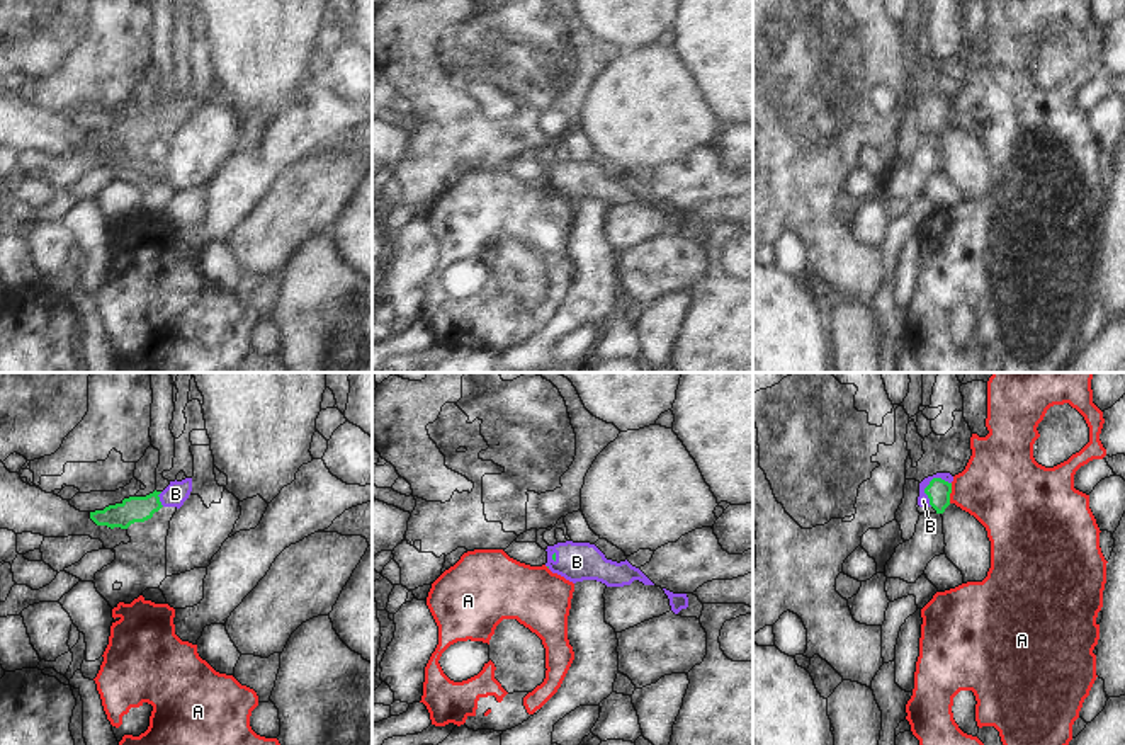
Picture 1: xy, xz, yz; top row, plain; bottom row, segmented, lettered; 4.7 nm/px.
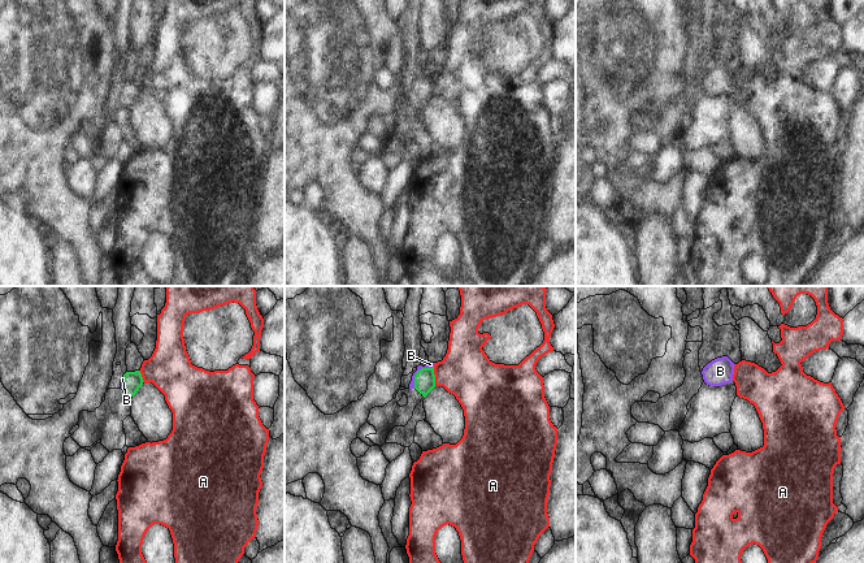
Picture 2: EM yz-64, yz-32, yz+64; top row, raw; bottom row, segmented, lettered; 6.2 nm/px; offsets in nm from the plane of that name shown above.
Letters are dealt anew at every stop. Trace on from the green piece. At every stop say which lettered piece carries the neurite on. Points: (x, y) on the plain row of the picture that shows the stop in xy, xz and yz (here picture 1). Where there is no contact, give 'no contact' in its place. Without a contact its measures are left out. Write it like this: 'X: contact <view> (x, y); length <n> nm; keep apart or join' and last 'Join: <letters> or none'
A: contact yz (950, 111); length 100 nm; keep apart
B: contact yz (930, 102); length 160 nm; join
Join: B

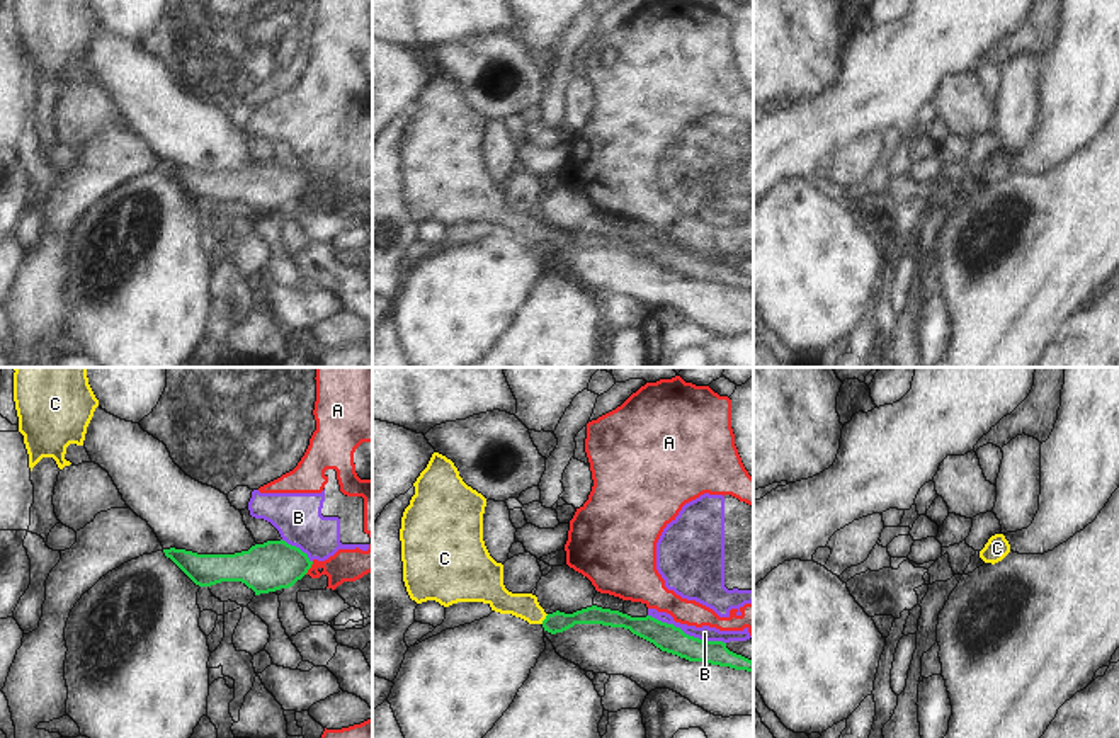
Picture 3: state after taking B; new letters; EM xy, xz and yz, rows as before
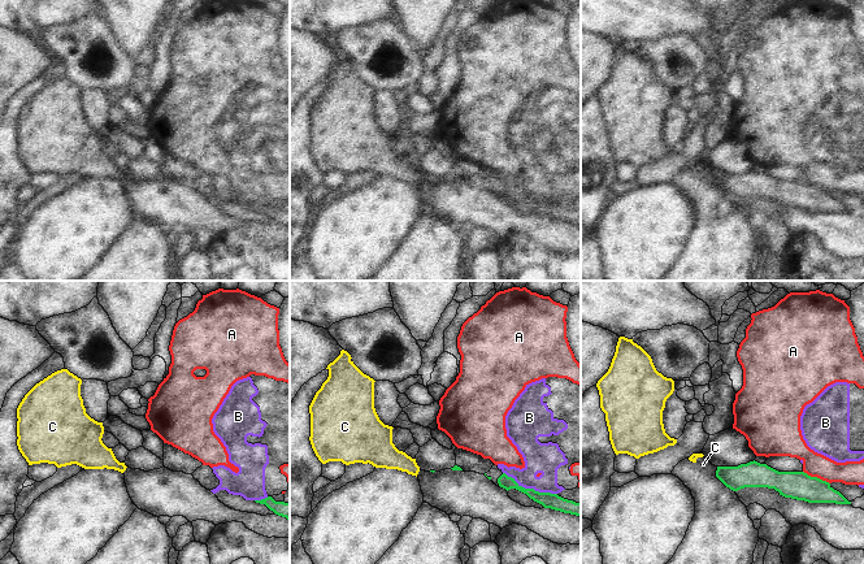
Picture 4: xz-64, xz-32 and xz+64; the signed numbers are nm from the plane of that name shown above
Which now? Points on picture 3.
A: contact xy (310, 186); length 80 nm; keep apart
B: contact xz (687, 254); length 400 nm; keep apart
C: contact xz (545, 238); length 60 nm; join
Join: C

